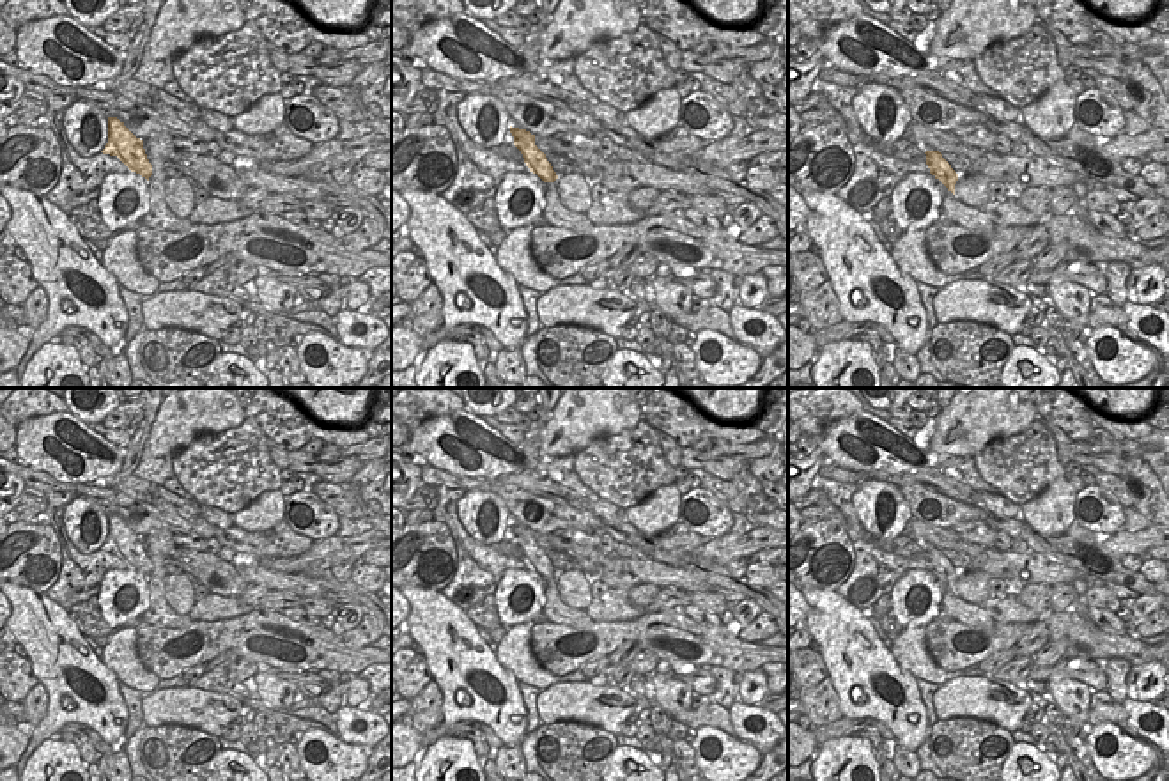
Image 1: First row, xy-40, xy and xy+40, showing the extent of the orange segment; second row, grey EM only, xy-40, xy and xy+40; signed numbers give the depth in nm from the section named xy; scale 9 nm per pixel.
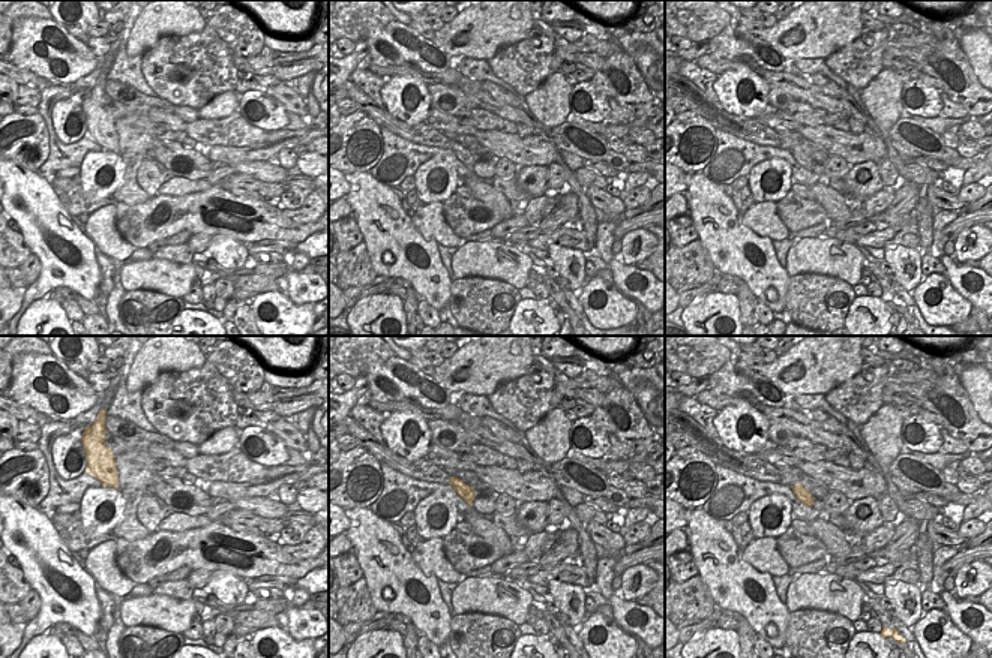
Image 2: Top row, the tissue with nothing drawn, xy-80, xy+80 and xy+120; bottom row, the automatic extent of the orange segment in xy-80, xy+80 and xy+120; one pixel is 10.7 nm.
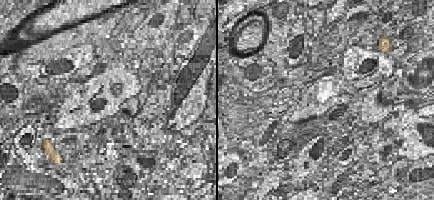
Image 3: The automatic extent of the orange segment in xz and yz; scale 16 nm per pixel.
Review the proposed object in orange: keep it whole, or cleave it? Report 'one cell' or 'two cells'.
two cells

